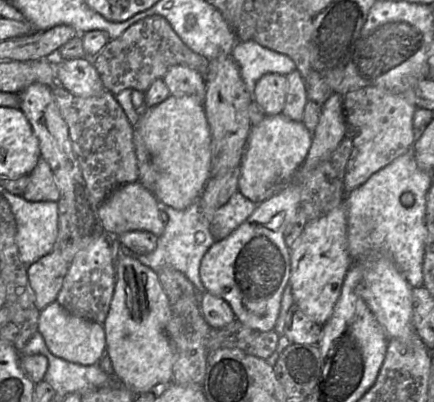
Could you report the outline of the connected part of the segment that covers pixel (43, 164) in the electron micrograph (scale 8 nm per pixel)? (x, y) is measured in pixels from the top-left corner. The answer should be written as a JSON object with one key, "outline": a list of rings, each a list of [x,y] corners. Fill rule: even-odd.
{"outline":[[[41,157],[29,174],[29,183],[22,194],[31,202],[55,201],[59,199],[59,189],[50,165]]]}

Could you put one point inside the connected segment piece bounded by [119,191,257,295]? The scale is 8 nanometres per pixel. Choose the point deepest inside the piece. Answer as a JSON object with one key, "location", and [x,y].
{"location":[188,235]}

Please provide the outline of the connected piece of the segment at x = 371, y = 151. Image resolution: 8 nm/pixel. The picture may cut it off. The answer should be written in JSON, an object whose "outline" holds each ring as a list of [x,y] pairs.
{"outline":[[[363,87],[343,95],[343,107],[352,138],[352,151],[346,165],[344,189],[348,194],[370,176],[412,149],[417,134],[413,115],[417,107],[403,94],[380,87]]]}

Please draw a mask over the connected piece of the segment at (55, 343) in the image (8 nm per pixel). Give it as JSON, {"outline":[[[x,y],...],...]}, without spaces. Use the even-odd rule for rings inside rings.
{"outline":[[[57,301],[40,311],[38,331],[51,353],[68,362],[85,366],[93,365],[98,363],[106,352],[103,325],[70,314]]]}

